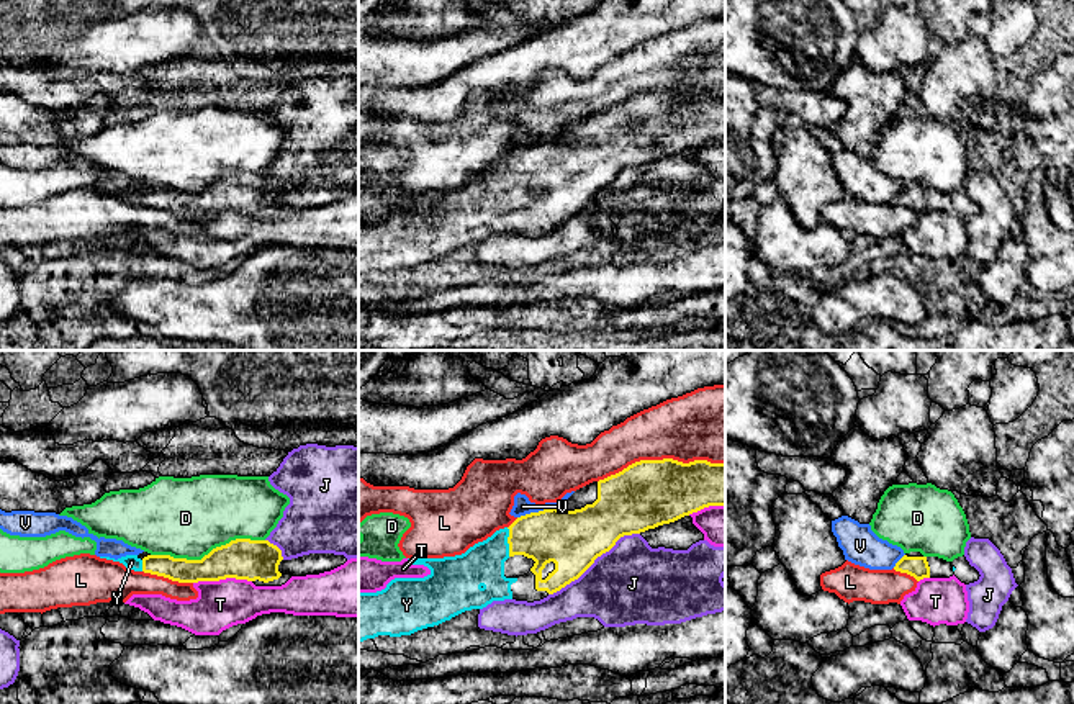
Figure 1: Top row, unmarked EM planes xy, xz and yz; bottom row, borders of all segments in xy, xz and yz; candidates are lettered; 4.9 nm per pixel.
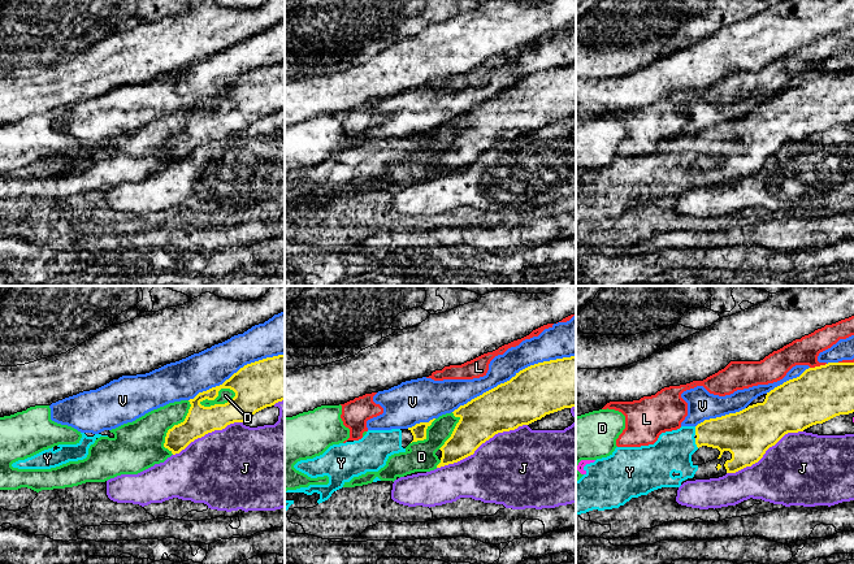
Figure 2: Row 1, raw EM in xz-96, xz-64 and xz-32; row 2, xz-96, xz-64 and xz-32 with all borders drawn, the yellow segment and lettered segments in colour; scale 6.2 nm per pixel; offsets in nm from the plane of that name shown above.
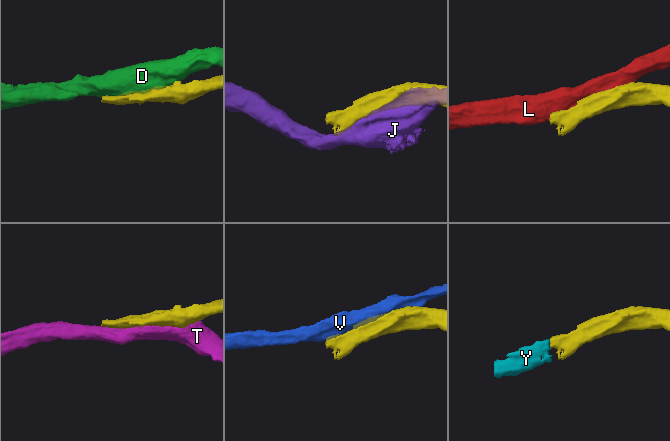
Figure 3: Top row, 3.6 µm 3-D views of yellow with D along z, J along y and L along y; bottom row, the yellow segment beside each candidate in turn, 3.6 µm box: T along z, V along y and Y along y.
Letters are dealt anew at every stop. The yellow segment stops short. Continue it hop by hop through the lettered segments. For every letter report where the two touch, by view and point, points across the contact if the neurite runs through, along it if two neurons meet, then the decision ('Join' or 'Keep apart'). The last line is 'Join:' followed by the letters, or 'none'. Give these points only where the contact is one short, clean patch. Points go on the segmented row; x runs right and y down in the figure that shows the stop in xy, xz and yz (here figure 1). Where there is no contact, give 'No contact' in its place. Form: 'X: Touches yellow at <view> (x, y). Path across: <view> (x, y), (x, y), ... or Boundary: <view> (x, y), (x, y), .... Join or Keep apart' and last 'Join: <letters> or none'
D: Touches yellow at xy (208, 554). Keep apart
J: Touches yellow at xz (593, 562). Keep apart
L: Touches yellow at xz (660, 460). Keep apart
T: Touches yellow at xy (221, 578). Keep apart
V: Touches yellow at xz (536, 513). Keep apart
Y: Touches yellow at xz (508, 542). Join
Join: Y

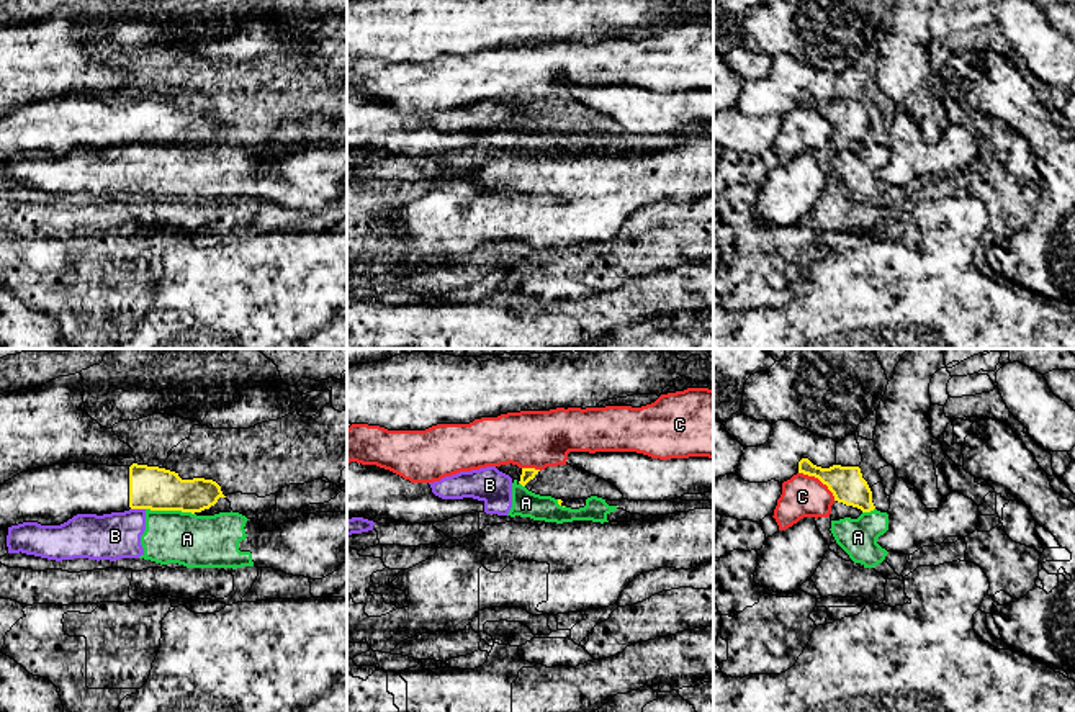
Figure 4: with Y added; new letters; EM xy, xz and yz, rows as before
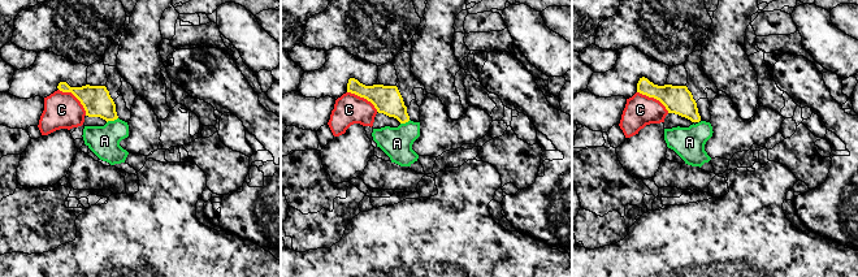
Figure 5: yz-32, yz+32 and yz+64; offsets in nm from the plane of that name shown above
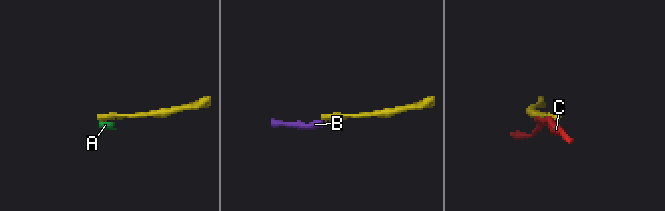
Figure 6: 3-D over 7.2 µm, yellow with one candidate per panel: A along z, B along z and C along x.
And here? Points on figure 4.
A: Touches yellow at xy (170, 509). Boundary: xy (146, 508), (180, 509), (193, 514). Keep apart
B: Touches yellow at xy (138, 508). Boundary: xy (131, 508), (144, 509). Keep apart
C: Touches yellow at yz (820, 480). Keep apart
Join: none

